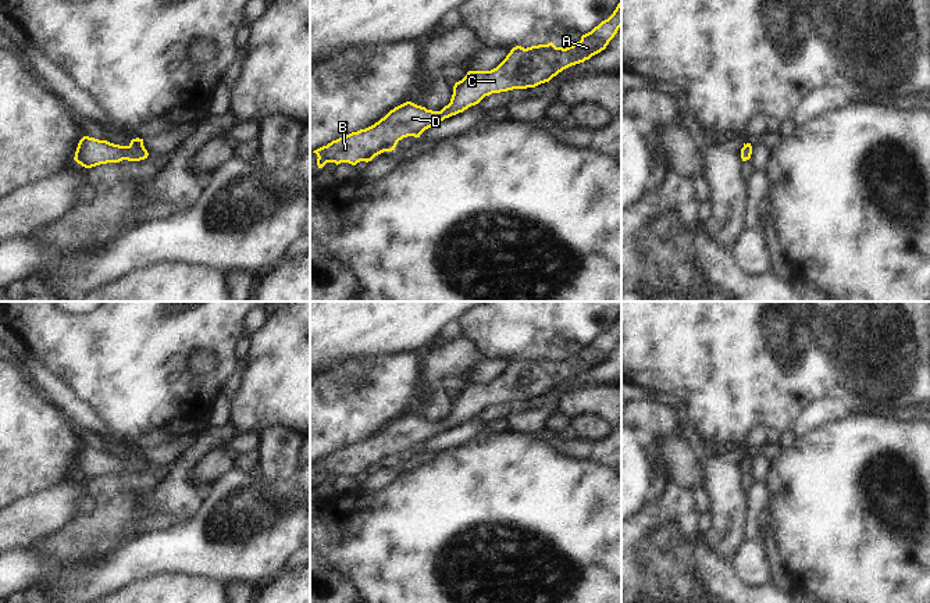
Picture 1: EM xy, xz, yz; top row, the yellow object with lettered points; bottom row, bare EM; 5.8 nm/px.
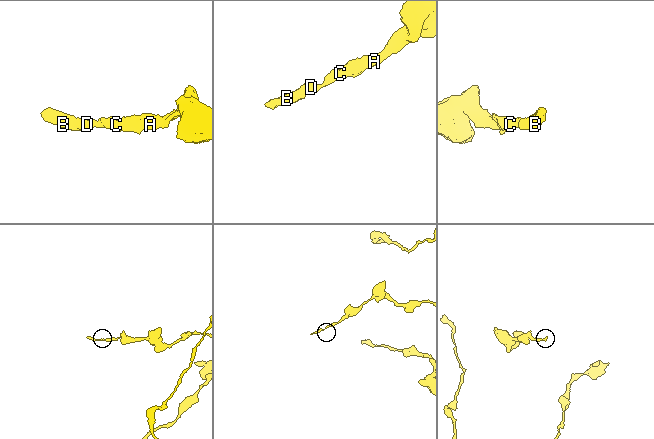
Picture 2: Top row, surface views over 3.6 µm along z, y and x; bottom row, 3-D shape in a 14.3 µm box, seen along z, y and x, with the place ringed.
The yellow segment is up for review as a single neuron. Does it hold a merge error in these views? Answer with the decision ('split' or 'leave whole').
leave whole

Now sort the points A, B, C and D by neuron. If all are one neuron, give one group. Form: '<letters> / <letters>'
A B C D

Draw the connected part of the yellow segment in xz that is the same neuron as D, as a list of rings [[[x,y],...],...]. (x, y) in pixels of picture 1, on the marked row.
[[[621,1],[613,14],[581,36],[581,40],[566,49],[556,47],[552,42],[531,47],[516,46],[506,58],[491,71],[468,71],[455,83],[450,103],[441,111],[427,110],[411,101],[406,101],[391,110],[374,125],[352,132],[332,140],[313,153],[317,154],[317,165],[327,163],[371,161],[384,151],[395,150],[399,140],[420,135],[445,118],[463,113],[478,104],[485,96],[513,89],[535,88],[549,82],[563,69],[584,63],[606,49],[621,26]]]

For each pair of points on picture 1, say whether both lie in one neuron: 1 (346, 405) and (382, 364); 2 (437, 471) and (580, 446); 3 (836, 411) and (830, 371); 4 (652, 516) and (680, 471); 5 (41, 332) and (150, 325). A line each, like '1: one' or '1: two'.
1: one
2: two
3: two
4: two
5: one

